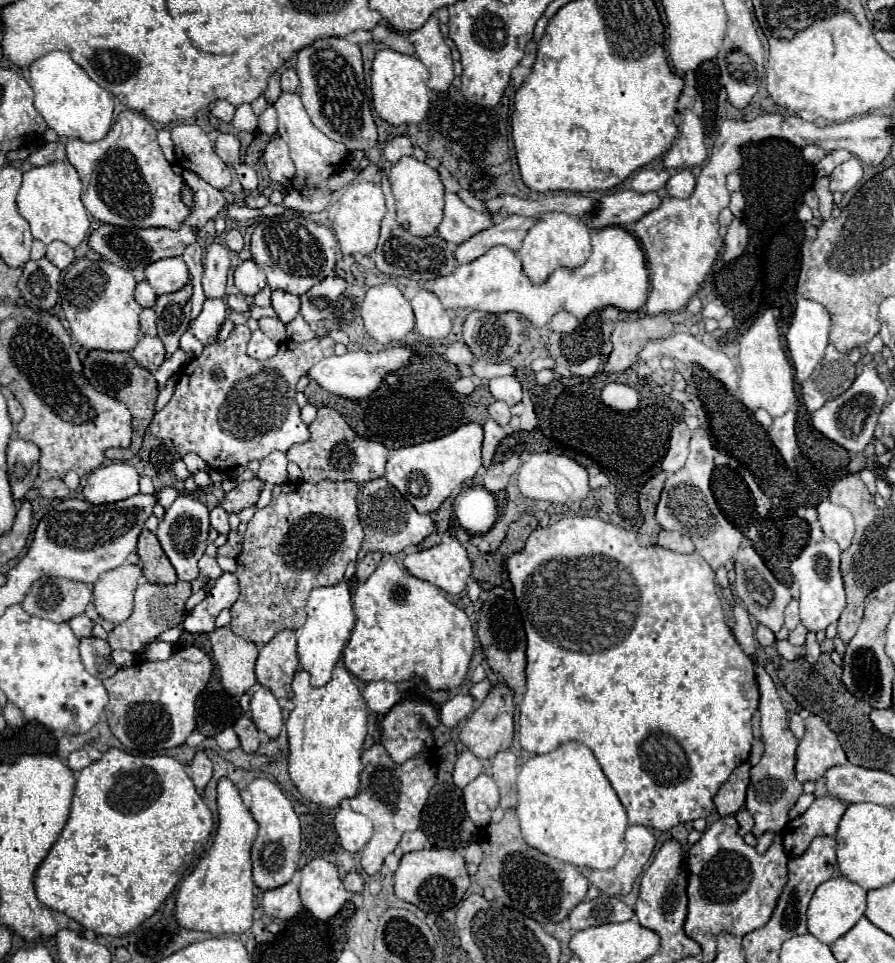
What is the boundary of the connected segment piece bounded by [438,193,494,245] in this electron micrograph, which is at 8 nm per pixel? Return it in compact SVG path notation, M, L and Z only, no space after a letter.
M446 193L444 221L438 227L438 233L444 241L460 245L460 241L468 241L468 237L480 233L480 229L488 229L488 225L494 225L490 215L474 211L464 205L458 195Z

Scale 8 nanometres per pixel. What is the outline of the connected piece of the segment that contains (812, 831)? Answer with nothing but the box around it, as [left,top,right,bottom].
[782,797,846,857]

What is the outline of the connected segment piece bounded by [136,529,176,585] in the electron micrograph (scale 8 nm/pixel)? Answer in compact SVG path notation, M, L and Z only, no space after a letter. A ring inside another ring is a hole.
M144 529L144 533L140 533L140 541L136 547L138 547L138 557L142 561L142 573L150 583L158 585L176 583L176 571L170 565L168 557L164 555L154 533Z

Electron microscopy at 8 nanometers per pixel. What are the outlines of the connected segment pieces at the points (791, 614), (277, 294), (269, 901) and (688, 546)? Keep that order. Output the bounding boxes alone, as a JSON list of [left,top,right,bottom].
[[786,601,800,631],[272,289,300,323],[262,881,300,919],[658,529,694,553]]

